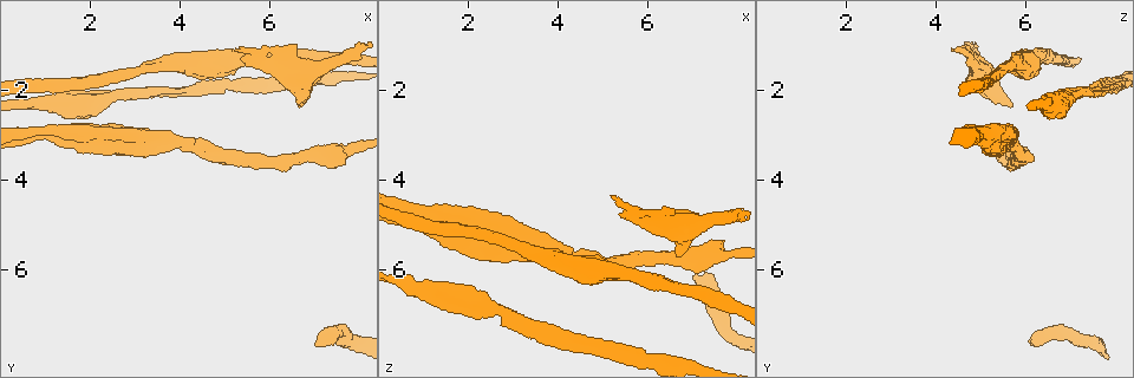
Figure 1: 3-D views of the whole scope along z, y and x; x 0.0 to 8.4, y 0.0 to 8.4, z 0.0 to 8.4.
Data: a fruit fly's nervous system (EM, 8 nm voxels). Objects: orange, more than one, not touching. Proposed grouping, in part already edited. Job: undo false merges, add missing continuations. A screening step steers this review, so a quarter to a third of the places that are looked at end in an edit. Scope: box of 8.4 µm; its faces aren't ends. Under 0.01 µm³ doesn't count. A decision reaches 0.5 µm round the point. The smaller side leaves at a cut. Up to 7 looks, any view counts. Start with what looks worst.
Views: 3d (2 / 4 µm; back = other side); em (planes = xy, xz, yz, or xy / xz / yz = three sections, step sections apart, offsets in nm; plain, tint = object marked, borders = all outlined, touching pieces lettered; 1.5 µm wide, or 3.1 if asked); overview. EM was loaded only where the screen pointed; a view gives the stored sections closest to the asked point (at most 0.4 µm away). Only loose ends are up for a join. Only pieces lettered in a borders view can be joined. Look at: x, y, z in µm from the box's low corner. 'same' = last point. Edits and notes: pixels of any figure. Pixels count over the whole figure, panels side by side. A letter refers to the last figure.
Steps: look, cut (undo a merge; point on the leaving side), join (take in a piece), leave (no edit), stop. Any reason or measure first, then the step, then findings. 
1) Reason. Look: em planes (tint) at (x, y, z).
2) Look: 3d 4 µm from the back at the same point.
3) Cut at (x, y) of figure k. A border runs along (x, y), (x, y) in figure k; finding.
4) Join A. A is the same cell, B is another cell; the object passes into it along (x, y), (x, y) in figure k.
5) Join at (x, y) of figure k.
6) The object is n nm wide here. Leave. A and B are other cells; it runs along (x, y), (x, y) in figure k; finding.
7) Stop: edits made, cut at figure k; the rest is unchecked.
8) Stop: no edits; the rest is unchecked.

Branch stops here. Look: 3d 2 µm at (6.60, 2.35, 5.65).

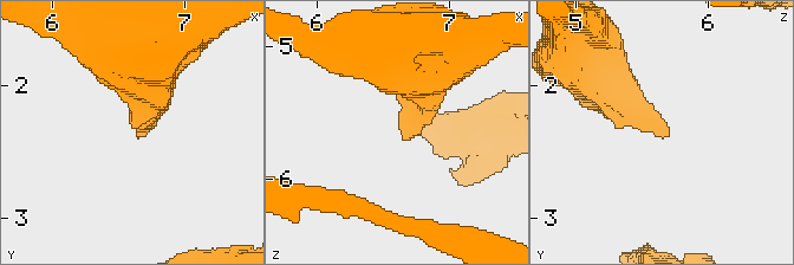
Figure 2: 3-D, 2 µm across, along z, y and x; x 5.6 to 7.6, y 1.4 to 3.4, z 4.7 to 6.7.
Shape alone is not enough. Look: em xy step 8 (borders) at (6.64, 2.38, 5.68).

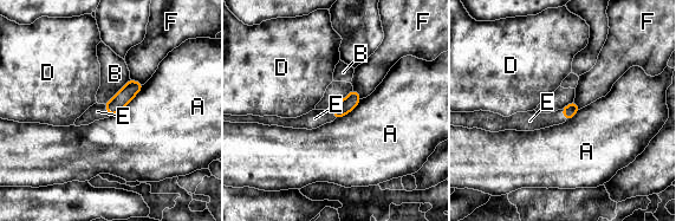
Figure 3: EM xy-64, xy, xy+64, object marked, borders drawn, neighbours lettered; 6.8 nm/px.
Join E. E is the same cell, A, B, D and F are other cells; the object passes into it along (124, 96), (106, 110), (97, 111) in figure 3; it goes on there.

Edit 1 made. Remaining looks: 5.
Stops while still wide. Look: em xy step 8 (borders) at (1.80, 2.90, 5.55).

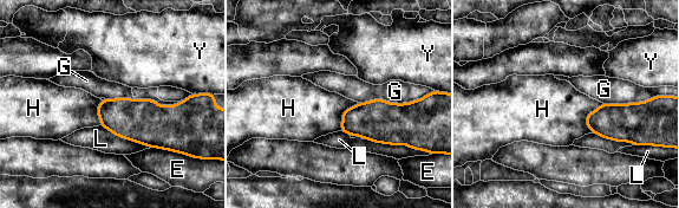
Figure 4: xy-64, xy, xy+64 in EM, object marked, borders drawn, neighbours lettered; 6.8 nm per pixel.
Cut it another way. Look: em planes (borders) at the same point.

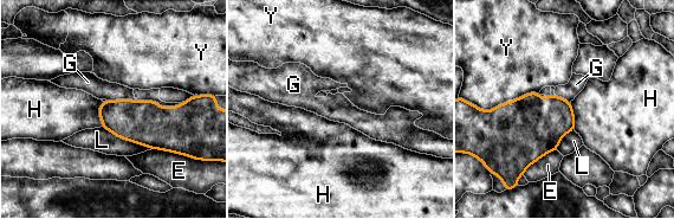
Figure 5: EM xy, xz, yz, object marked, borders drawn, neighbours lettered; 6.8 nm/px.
The object is 280 nm wide here. Leave. E, G, H, L and Y are other cells; a border runs along (570, 102), (575, 129) in figure 5; none of them fits.

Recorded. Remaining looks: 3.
Sudden change in width. Look: 3d 4 µm at (4.00, 1.45, 5.80).

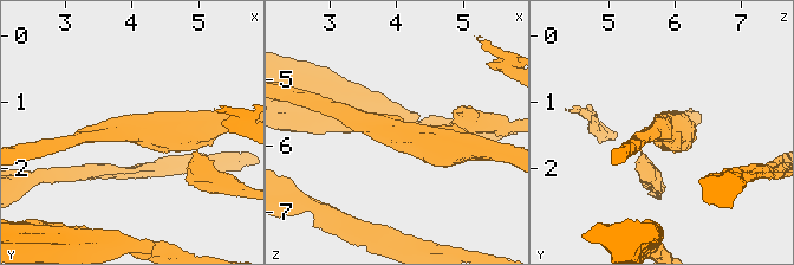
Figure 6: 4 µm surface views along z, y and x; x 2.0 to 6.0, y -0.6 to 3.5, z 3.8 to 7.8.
The arms are 220, 550 nm wide; now the EM. Look: em planes (borders) at (4.00, 1.40, 5.80).

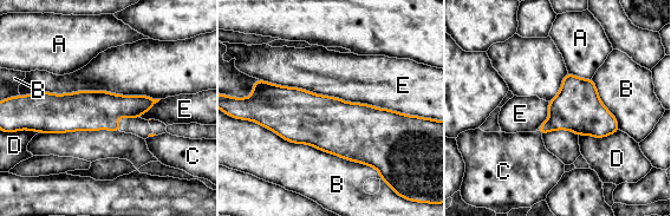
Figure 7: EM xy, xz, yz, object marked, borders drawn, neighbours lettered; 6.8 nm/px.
Leave. A, B, C, D and E are other cells; it runs along (36, 99), (46, 106), (151, 102) in figure 7; one cell here.

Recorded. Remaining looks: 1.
Stop: edits made, join at figure 3; the rest is unchecked.

